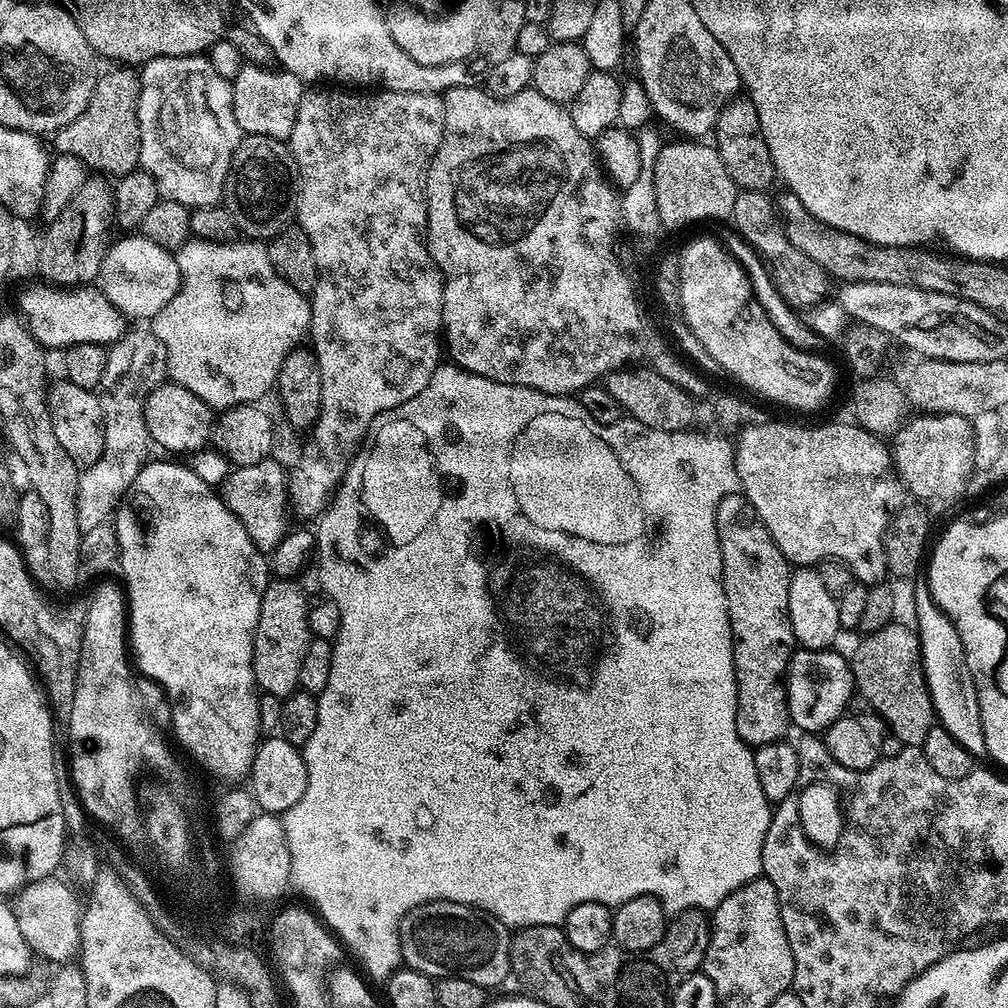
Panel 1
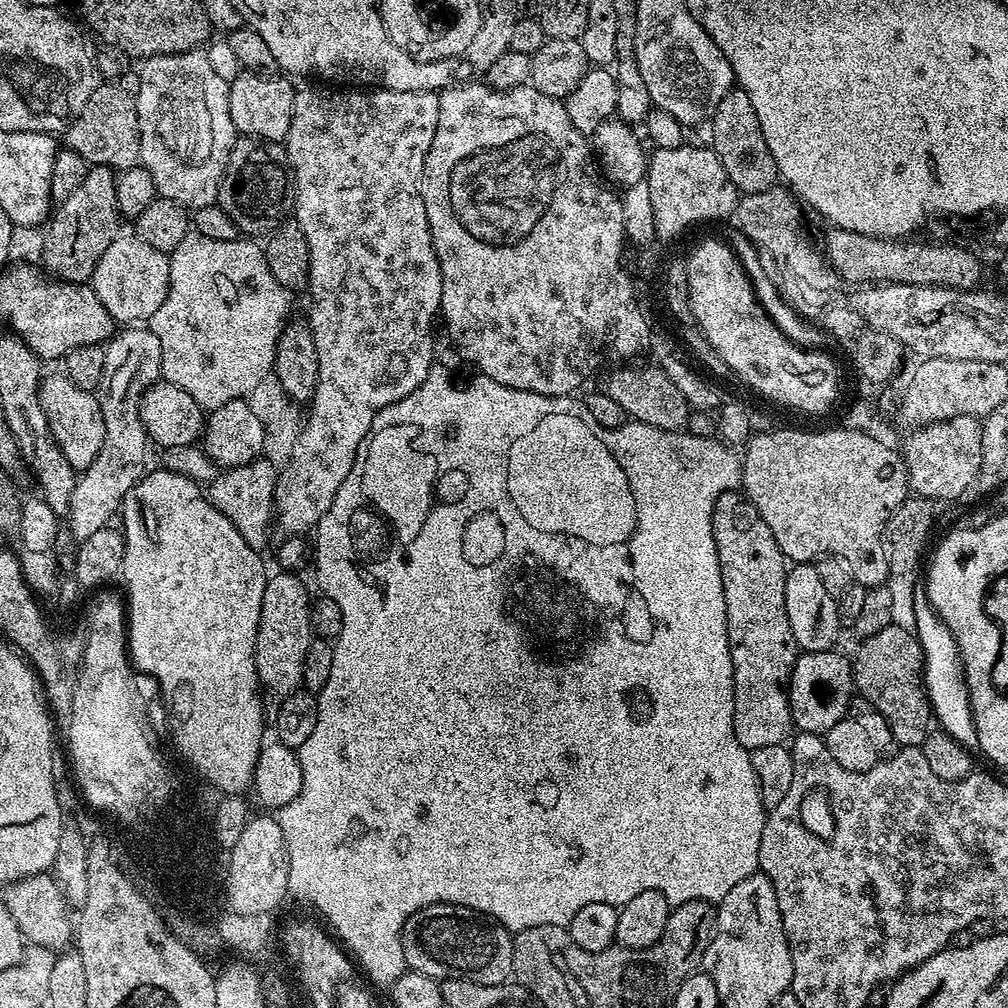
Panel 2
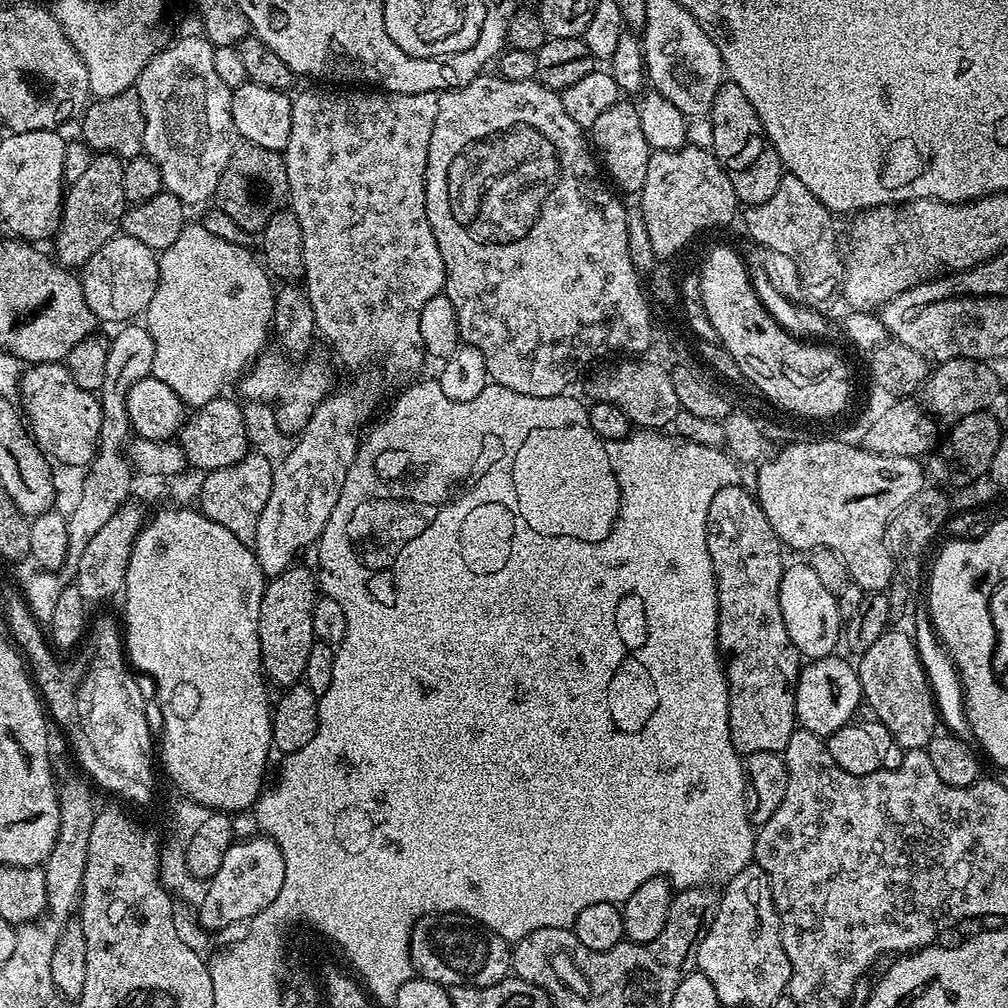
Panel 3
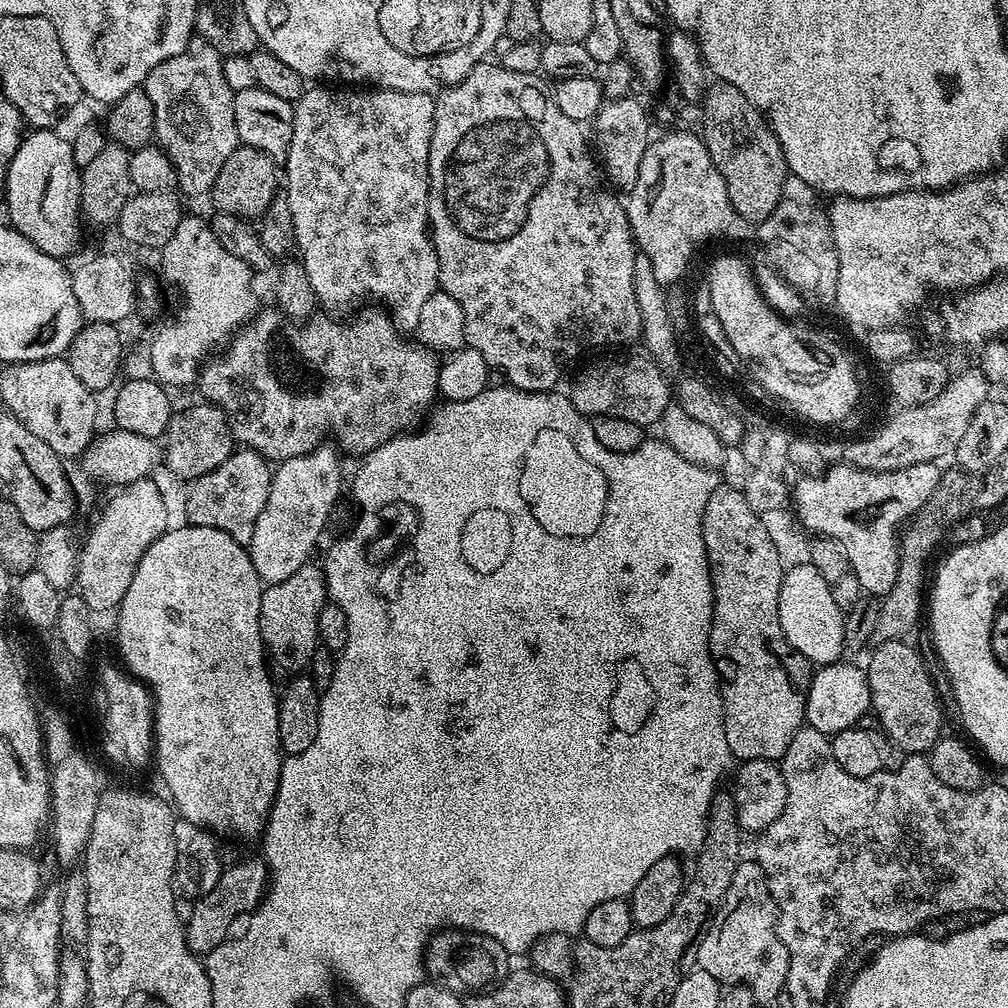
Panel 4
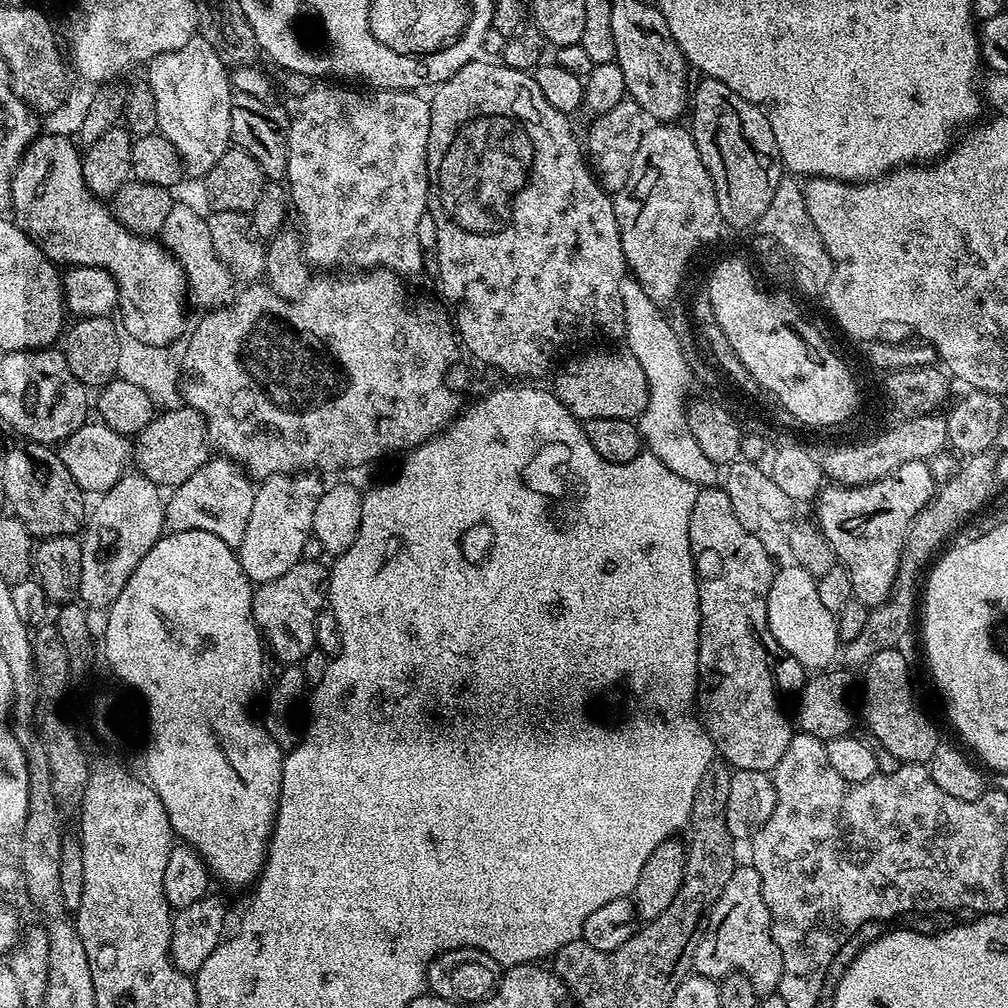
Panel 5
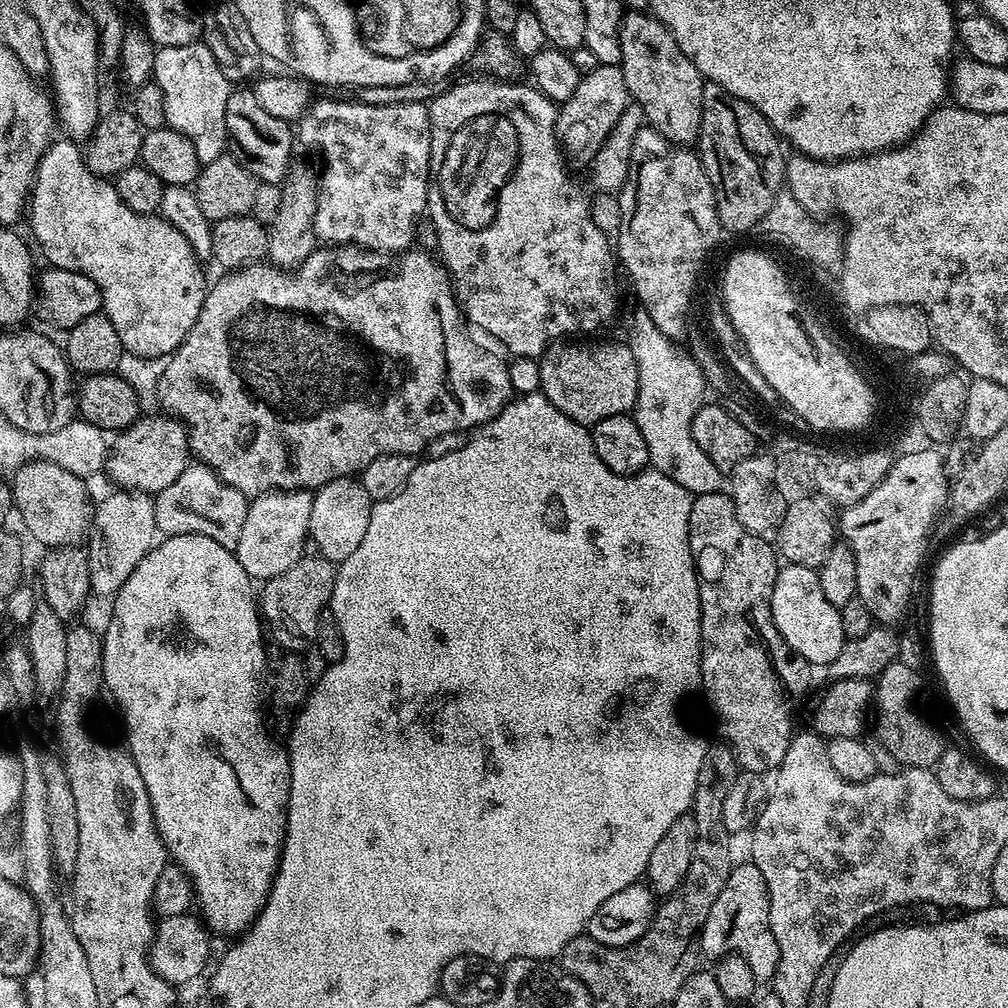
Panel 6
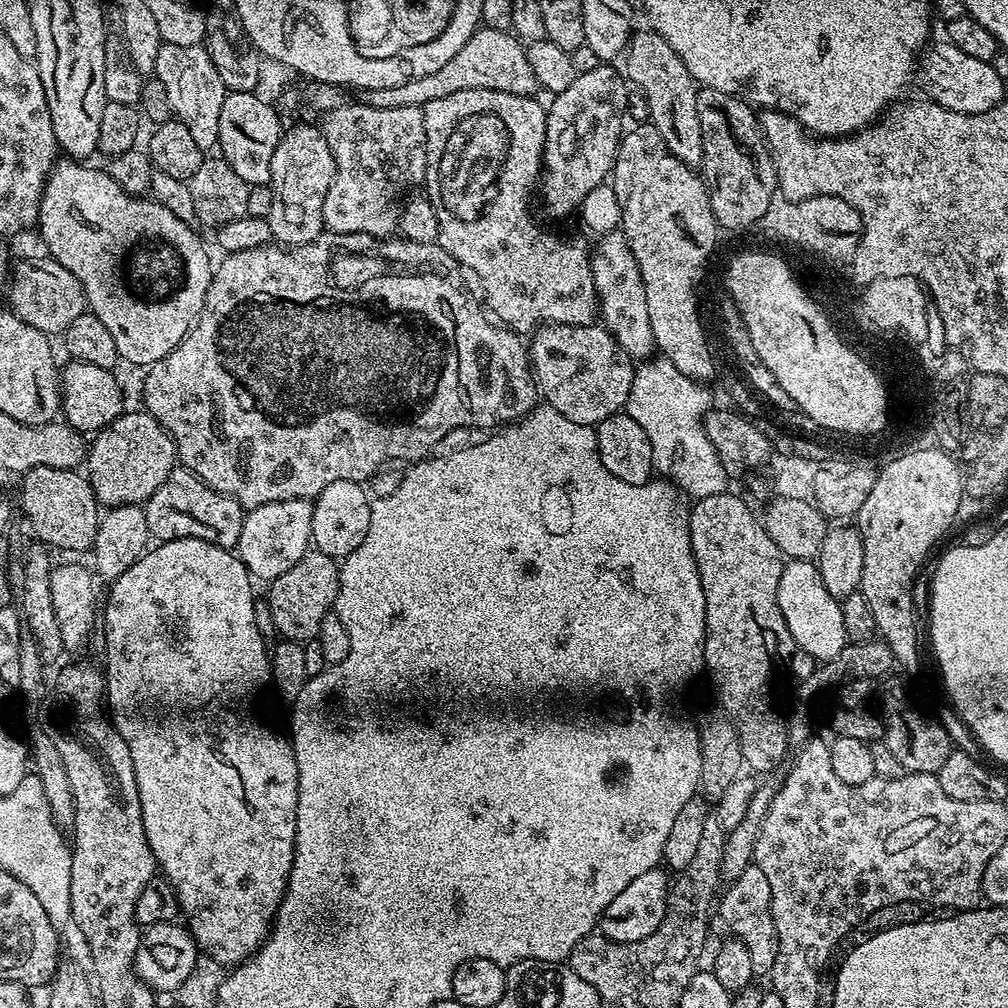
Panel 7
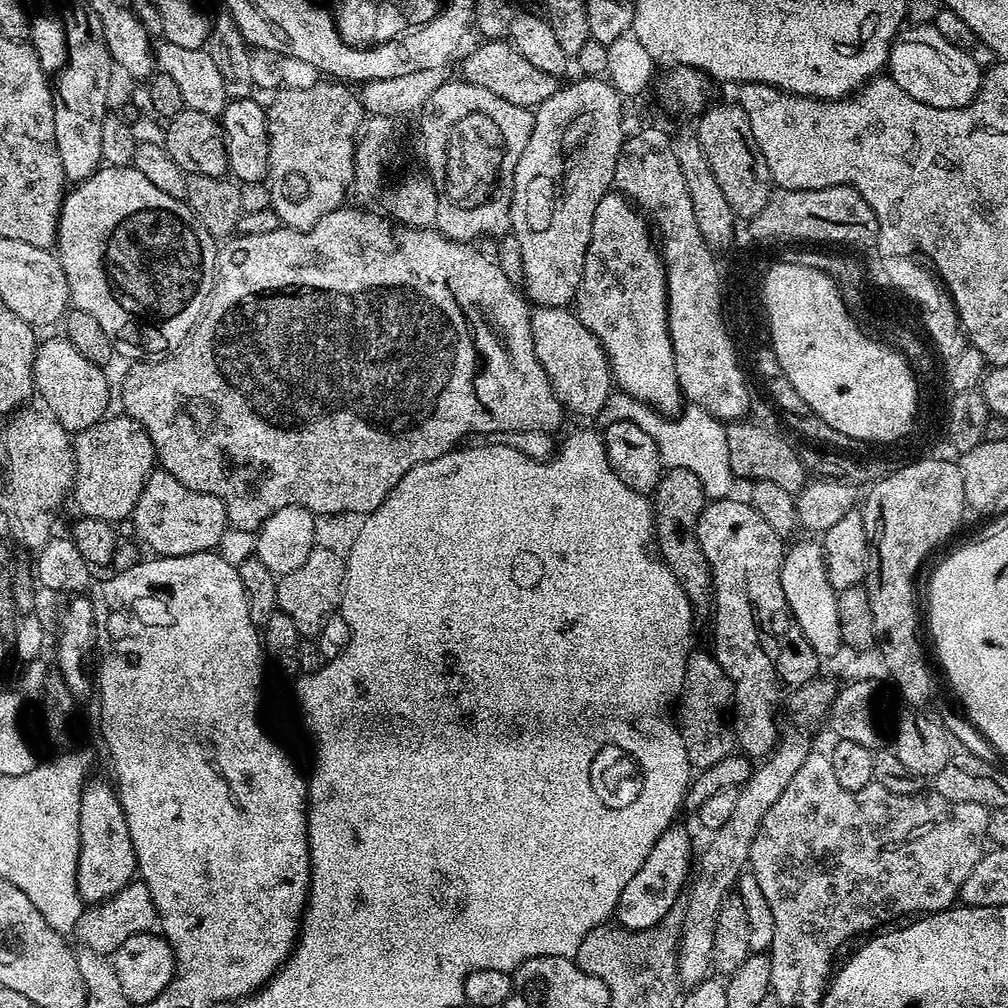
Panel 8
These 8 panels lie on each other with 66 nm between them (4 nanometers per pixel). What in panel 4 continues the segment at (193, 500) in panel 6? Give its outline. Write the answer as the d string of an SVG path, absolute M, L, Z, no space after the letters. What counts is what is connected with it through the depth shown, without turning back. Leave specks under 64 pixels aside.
M244 446L233 451L232 457L222 462L222 466L210 470L210 474L202 474L187 485L188 497L184 500L185 521L194 526L210 526L214 530L222 530L230 534L234 542L246 546L254 532L254 522L262 512L272 474L269 461L253 448Z

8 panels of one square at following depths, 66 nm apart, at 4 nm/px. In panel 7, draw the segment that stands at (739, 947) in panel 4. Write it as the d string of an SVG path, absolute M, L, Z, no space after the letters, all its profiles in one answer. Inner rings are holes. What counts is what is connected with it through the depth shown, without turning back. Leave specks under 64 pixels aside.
M750 863L742 874L738 874L723 889L719 897L720 920L729 928L735 939L741 940L750 950L750 962L757 973L771 973L776 957L776 931L772 917L772 899L770 898L770 882L766 882L766 874L756 863ZM728 887L728 889L726 889Z

